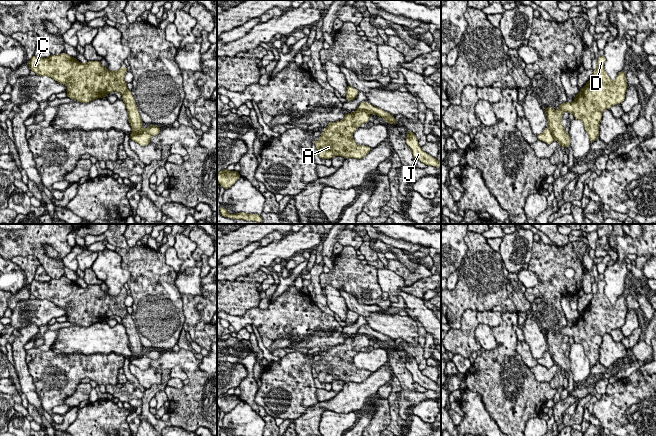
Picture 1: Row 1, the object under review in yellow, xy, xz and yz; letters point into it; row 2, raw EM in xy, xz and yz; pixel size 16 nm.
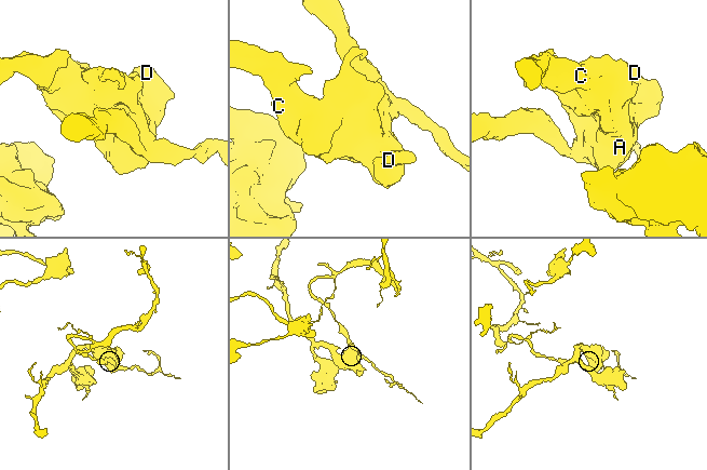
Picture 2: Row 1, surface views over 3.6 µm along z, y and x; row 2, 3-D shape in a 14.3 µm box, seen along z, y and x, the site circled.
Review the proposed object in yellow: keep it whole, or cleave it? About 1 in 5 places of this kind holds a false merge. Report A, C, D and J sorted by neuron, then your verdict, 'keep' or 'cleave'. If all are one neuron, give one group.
groups A C D / J; cleave

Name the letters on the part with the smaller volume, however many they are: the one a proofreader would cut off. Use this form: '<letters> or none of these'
J

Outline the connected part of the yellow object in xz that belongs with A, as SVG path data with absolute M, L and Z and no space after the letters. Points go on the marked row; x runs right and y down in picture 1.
M364 110L345 115L342 121L329 122L324 132L319 136L319 141L314 141L317 155L323 159L332 159L334 156L361 159L372 148L358 145L353 138L353 133L364 123L368 123L370 115Z

